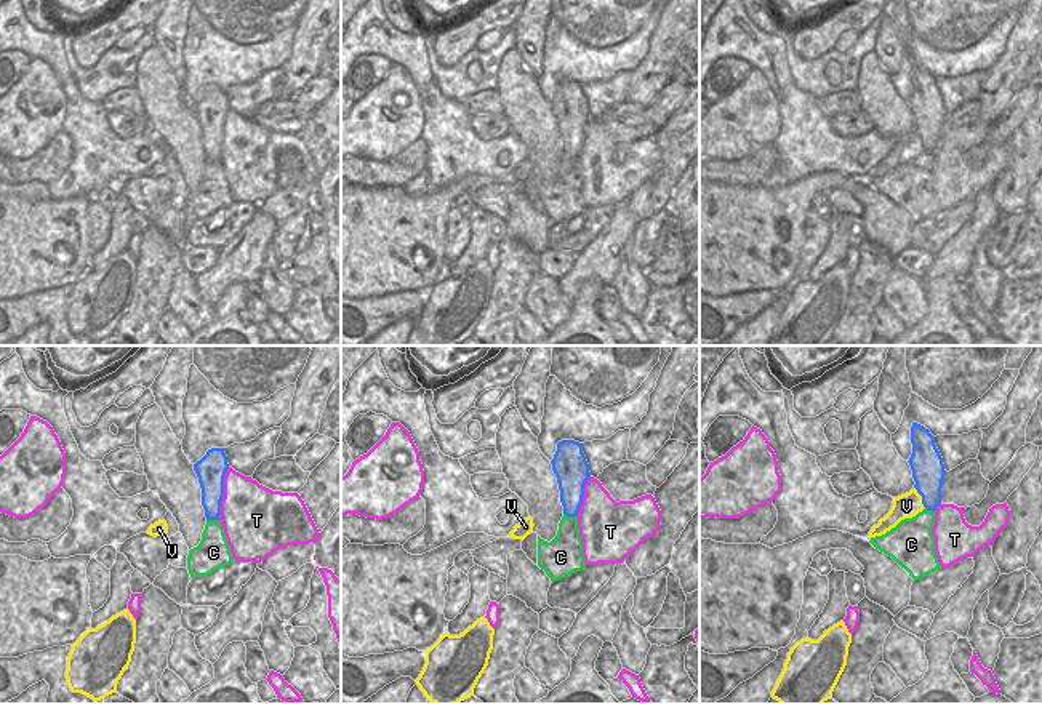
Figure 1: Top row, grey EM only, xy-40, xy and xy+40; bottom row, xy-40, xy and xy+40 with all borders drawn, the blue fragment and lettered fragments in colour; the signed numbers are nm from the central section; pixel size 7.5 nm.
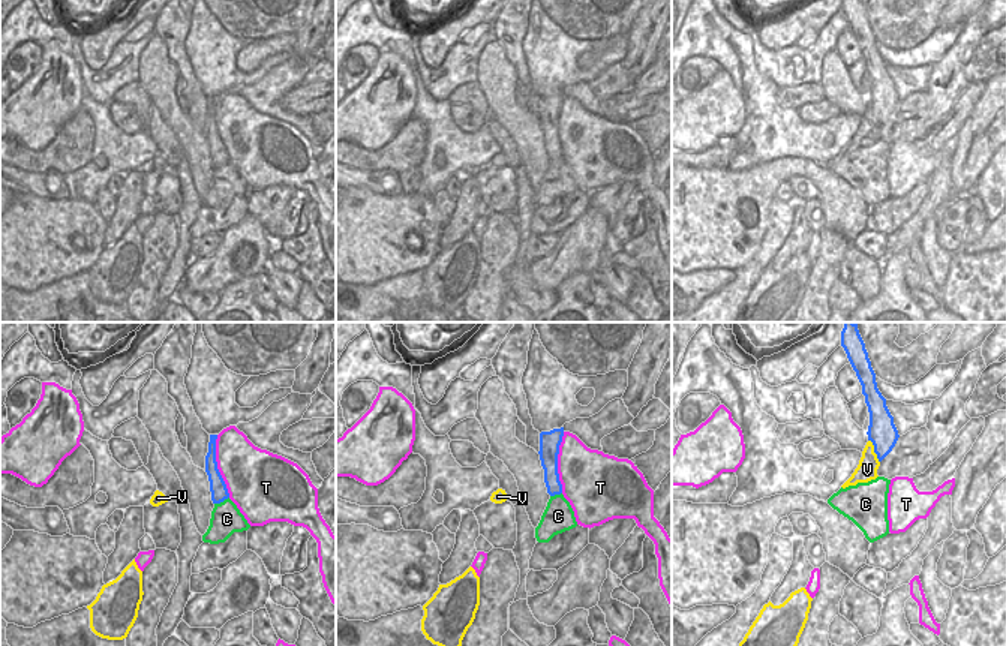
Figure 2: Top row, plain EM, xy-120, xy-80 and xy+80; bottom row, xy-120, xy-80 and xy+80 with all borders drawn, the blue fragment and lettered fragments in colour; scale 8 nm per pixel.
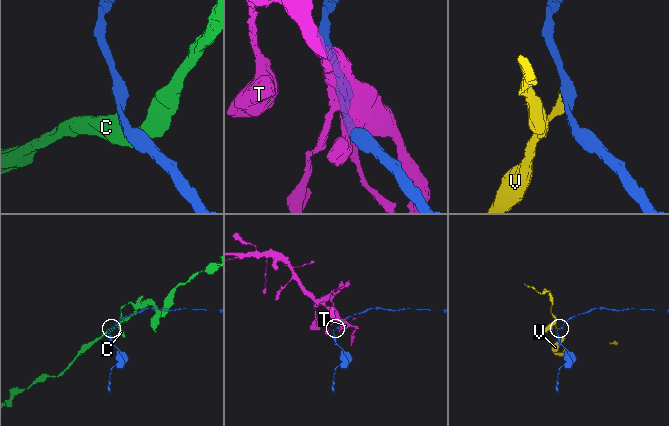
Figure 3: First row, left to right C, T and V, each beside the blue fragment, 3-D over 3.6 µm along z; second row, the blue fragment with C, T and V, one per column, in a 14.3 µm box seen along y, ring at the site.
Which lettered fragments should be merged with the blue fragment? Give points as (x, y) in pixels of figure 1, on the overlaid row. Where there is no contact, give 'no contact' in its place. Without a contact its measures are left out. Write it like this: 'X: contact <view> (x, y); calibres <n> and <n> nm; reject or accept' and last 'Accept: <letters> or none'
C: contact xy (570, 516); calibres 190 and 240 nm; reject
T: contact xy-40 (223, 493); calibres 220 and 460 nm; reject
V: contact xy+40 (922, 498); calibres 240 and 190 nm; reject
Accept: none

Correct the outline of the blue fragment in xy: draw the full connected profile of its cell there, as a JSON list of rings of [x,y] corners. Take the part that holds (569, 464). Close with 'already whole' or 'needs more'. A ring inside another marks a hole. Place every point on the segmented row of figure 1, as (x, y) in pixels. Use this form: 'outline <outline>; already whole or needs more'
outline [[[562,440],[551,461],[560,490],[563,515],[578,517],[583,504],[584,485],[591,477],[589,464],[583,453],[583,443]]]; already whole

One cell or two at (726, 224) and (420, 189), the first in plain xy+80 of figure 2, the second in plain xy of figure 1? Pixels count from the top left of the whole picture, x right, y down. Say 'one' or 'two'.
two

